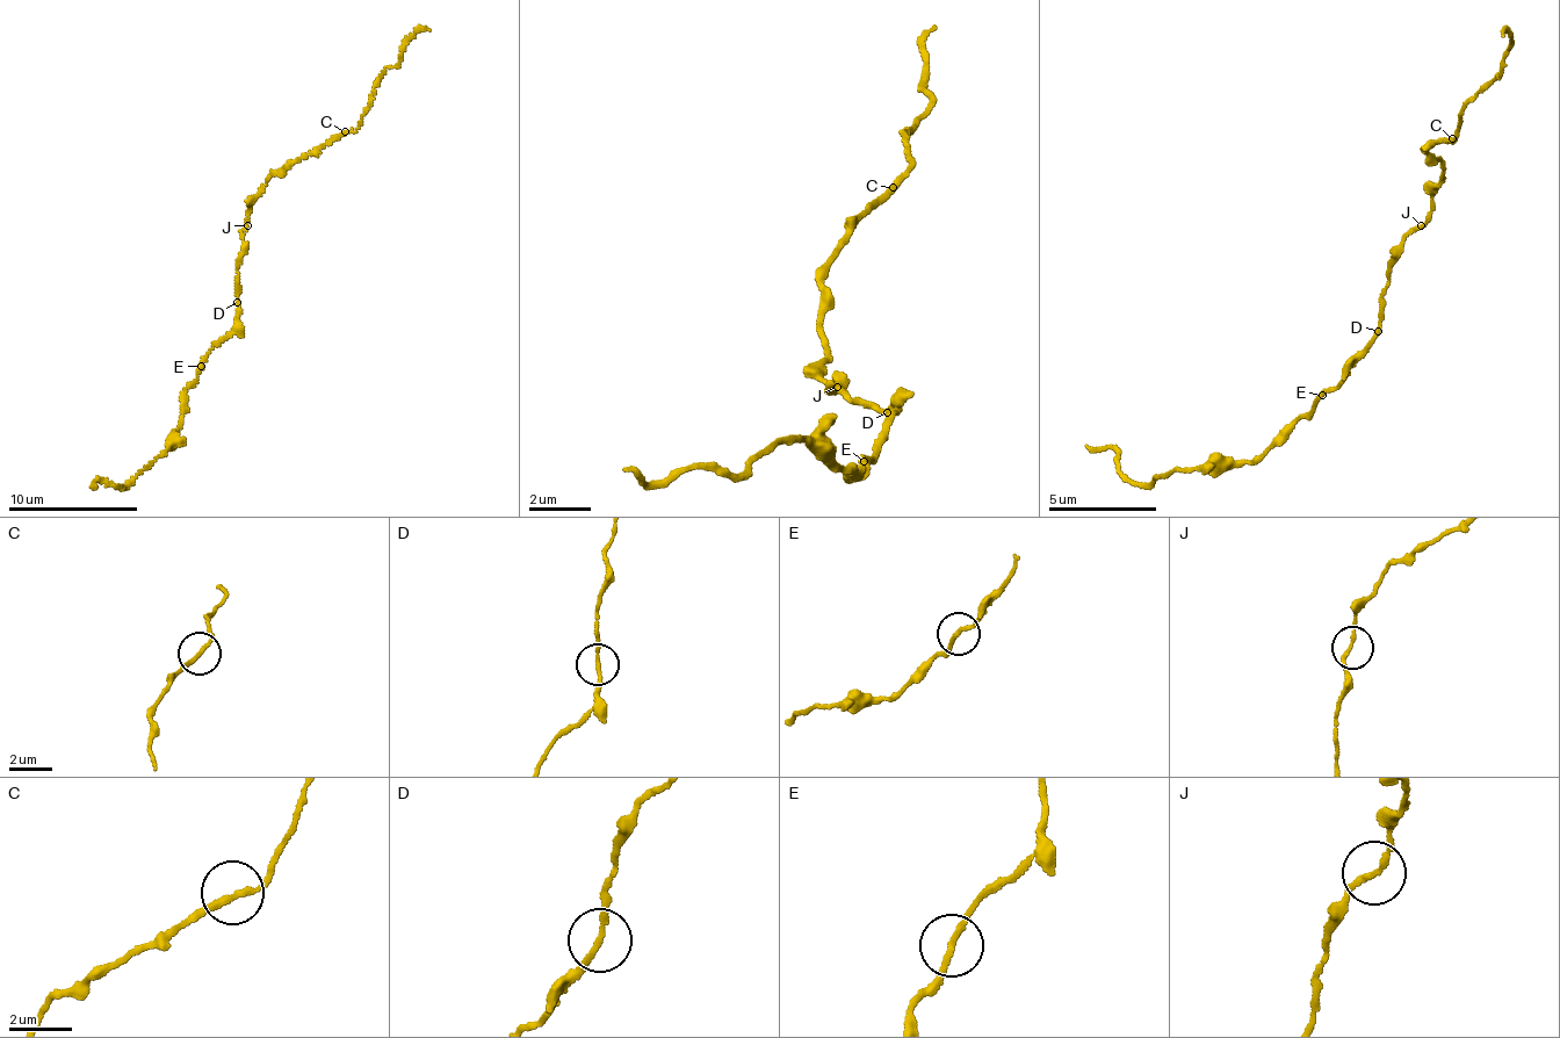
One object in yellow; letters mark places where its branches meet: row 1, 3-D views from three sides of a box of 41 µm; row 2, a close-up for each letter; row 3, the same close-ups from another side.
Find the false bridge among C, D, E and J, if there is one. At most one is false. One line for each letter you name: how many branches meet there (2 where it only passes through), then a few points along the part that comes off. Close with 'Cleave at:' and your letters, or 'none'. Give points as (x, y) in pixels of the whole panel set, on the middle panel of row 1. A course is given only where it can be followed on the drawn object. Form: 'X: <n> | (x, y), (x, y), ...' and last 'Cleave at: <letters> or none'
E: 2 | (864, 461), (856, 483), (843, 462), (810, 448), (803, 439), (775, 441), (735, 475), (647, 483), (620, 468)
Cleave at: E

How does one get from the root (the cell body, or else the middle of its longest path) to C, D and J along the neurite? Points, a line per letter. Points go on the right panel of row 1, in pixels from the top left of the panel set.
C: (1389, 269), (1395, 247), (1425, 220), (1429, 196), (1444, 173), (1424, 150), (1444, 141), (1450, 144), (1452, 138)
D: (1389, 269), (1385, 321), (1378, 325), (1378, 331)
J: (1389, 269), (1395, 247), (1421, 225)

